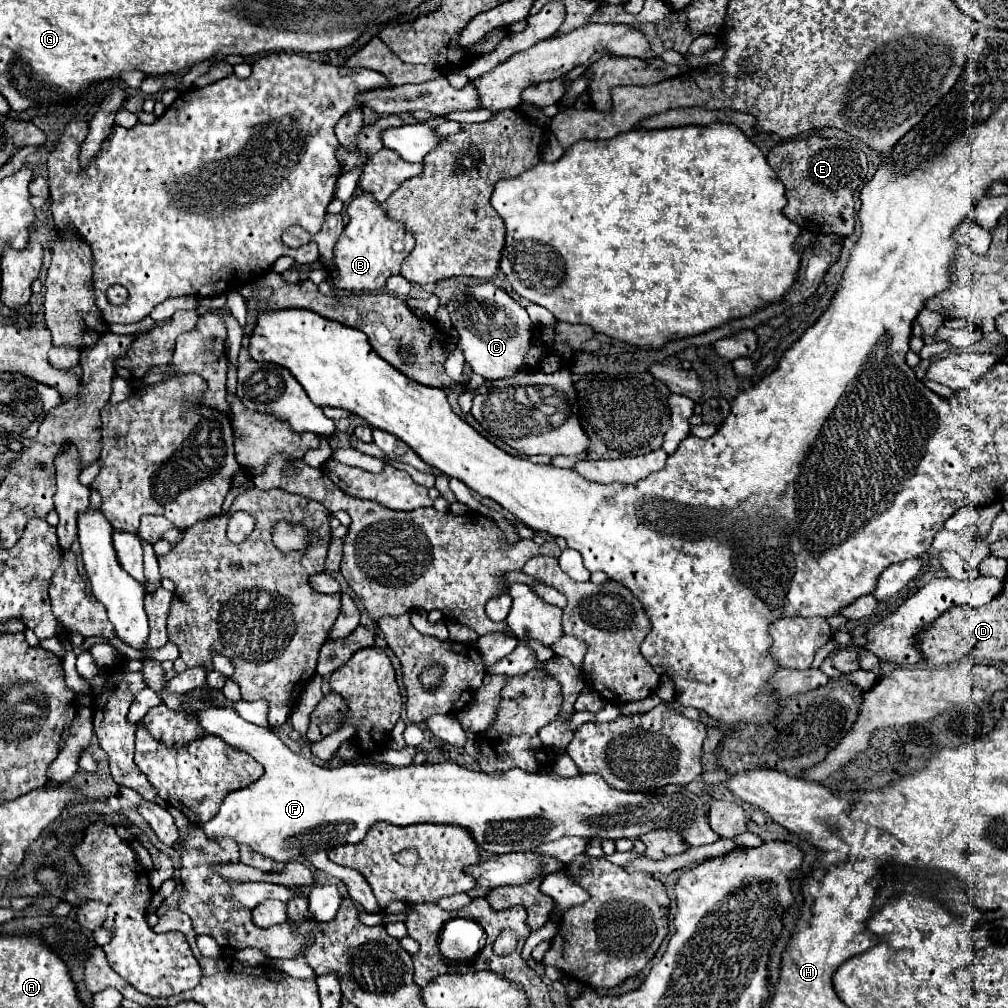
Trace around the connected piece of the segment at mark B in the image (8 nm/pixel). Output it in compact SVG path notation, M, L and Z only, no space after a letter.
M359 193L347 207L349 223L345 225L337 245L335 245L335 267L333 285L345 291L381 291L391 275L397 275L403 259L411 253L415 245L413 233L405 229L401 221L391 221L383 213L381 203L369 193Z

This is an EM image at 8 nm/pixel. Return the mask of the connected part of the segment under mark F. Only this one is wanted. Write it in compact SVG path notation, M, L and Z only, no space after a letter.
M145 659L143 677L147 685L163 697L163 703L171 709L183 709L183 703L189 703L189 709L195 711L199 725L211 733L221 737L231 747L239 747L241 751L249 753L257 763L263 765L265 773L253 785L243 787L235 793L229 793L219 809L219 813L203 825L203 831L209 839L233 839L237 845L245 845L251 851L265 855L273 861L303 861L305 853L327 851L337 845L359 843L369 833L375 823L393 823L393 825L417 825L417 823L453 823L469 829L477 841L477 845L489 853L511 853L511 851L531 851L541 843L555 841L567 835L577 837L599 837L599 839L639 839L643 833L653 829L677 829L683 833L683 839L689 845L707 845L715 843L721 837L709 827L709 821L703 813L701 799L687 791L681 785L667 785L663 789L651 793L627 793L611 789L603 777L591 775L577 775L571 779L559 777L555 773L541 775L541 773L525 773L521 769L511 769L505 773L481 773L469 771L455 763L439 763L439 765L407 765L407 767L391 767L381 769L377 765L365 763L345 763L341 767L325 767L317 765L311 759L291 751L271 729L259 727L255 723L245 721L235 709L231 707L213 707L201 701L183 701L181 693L167 693L163 669L157 661Z

